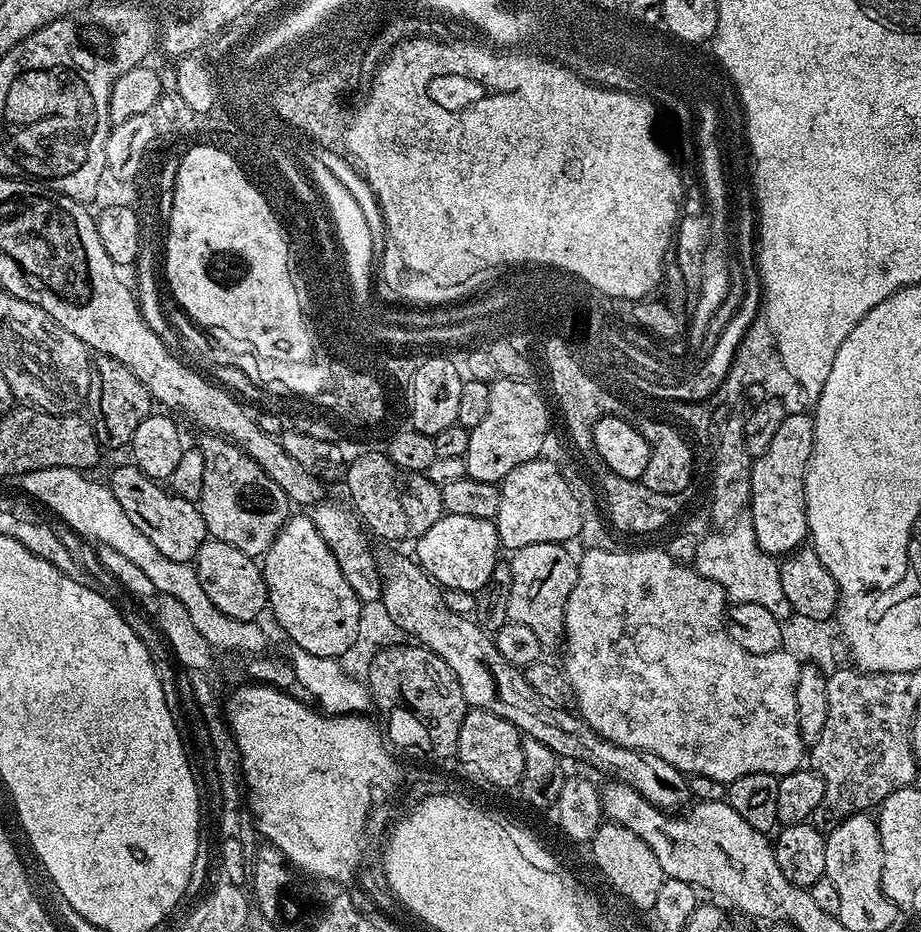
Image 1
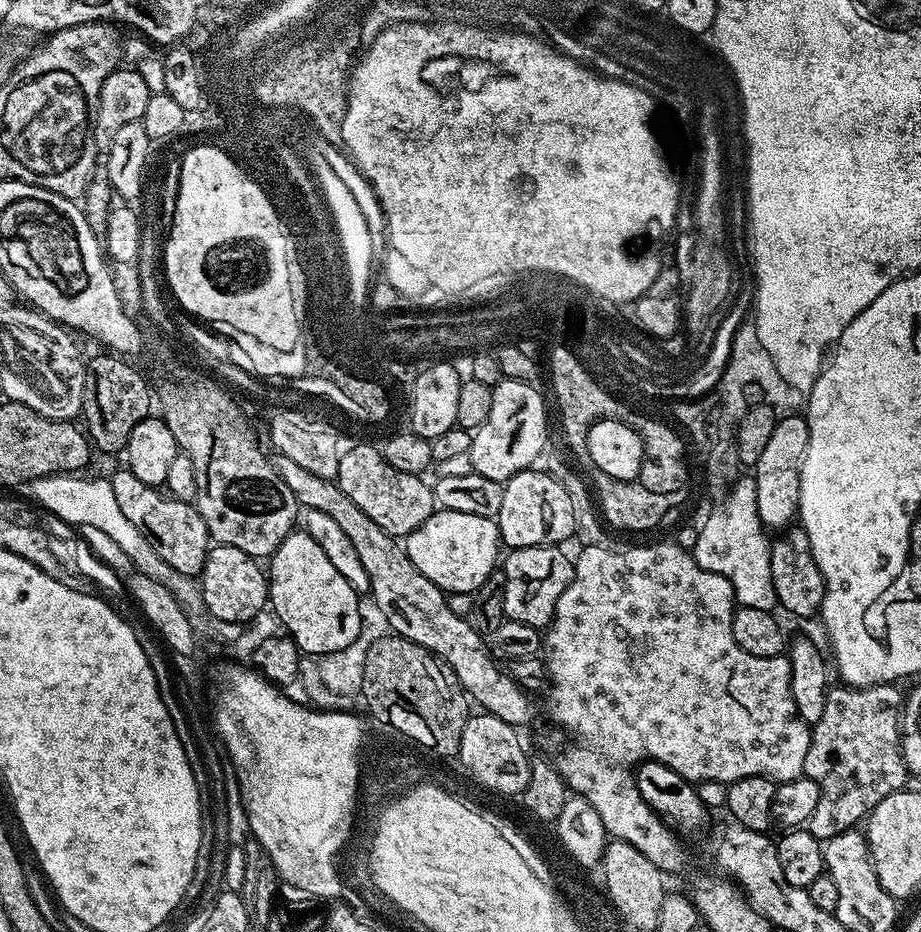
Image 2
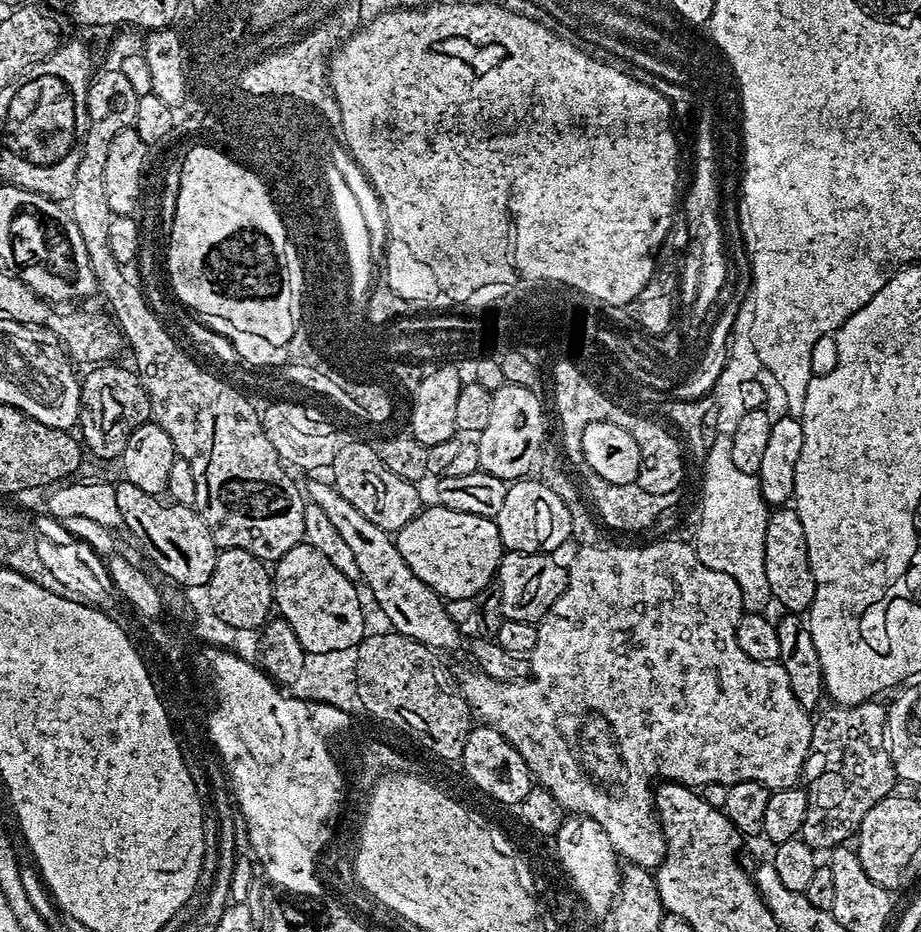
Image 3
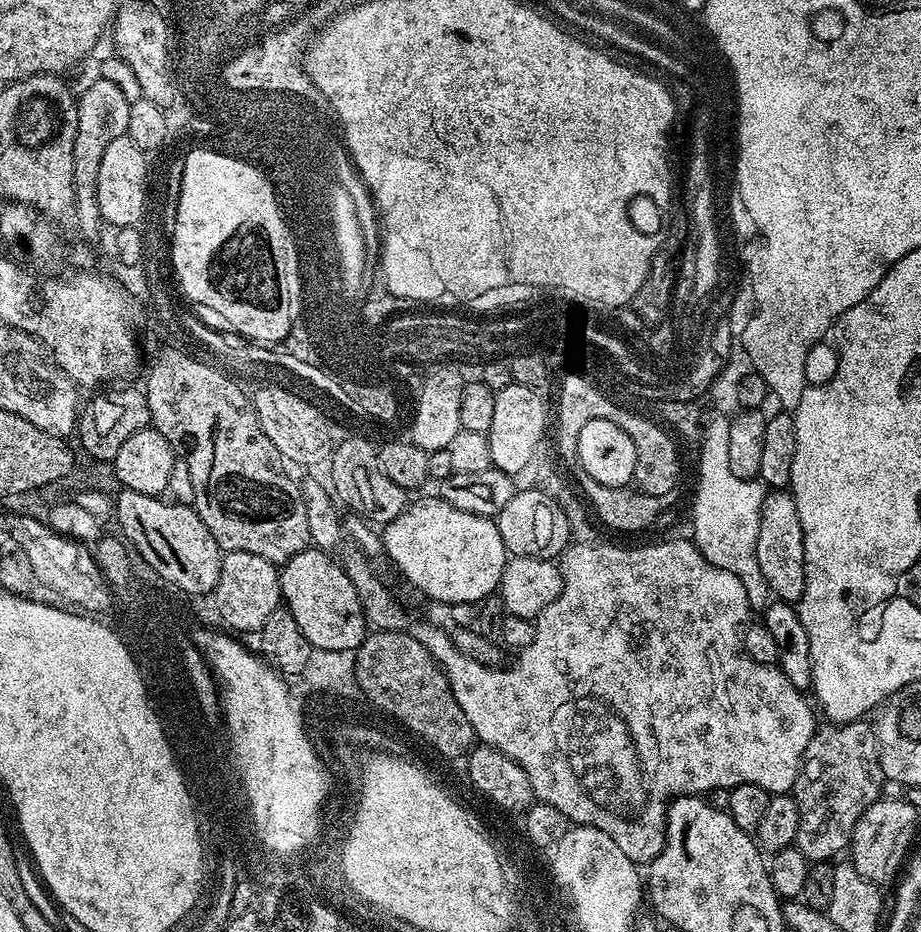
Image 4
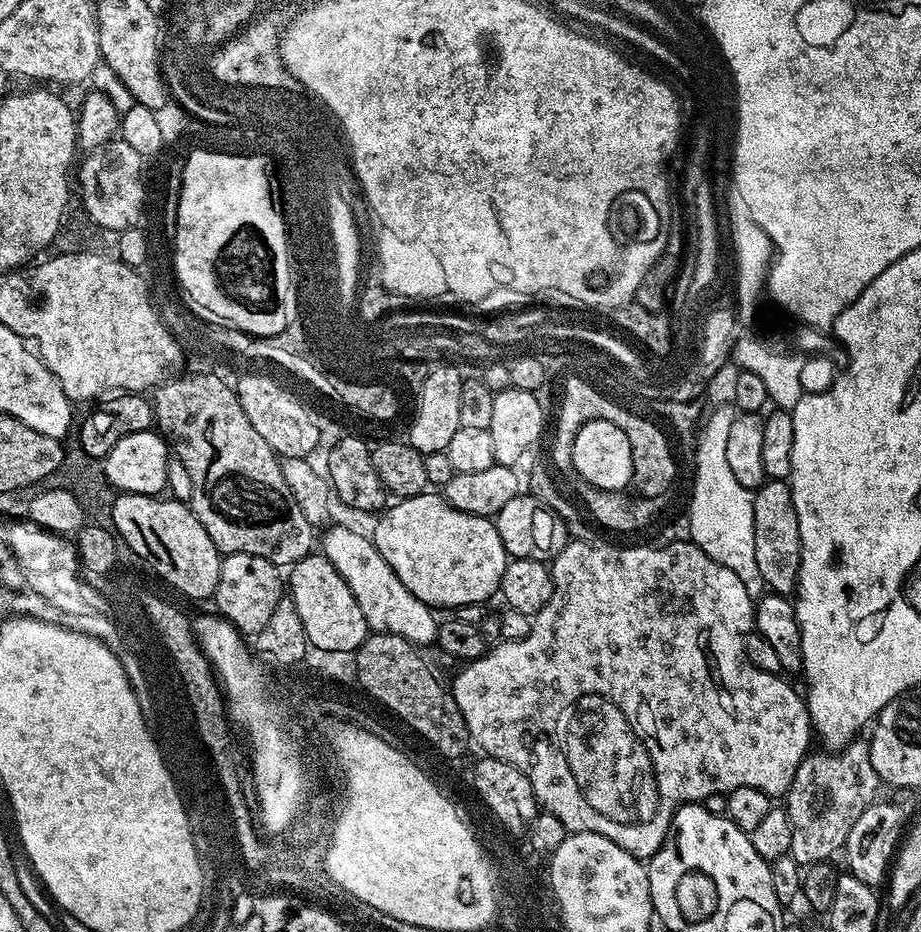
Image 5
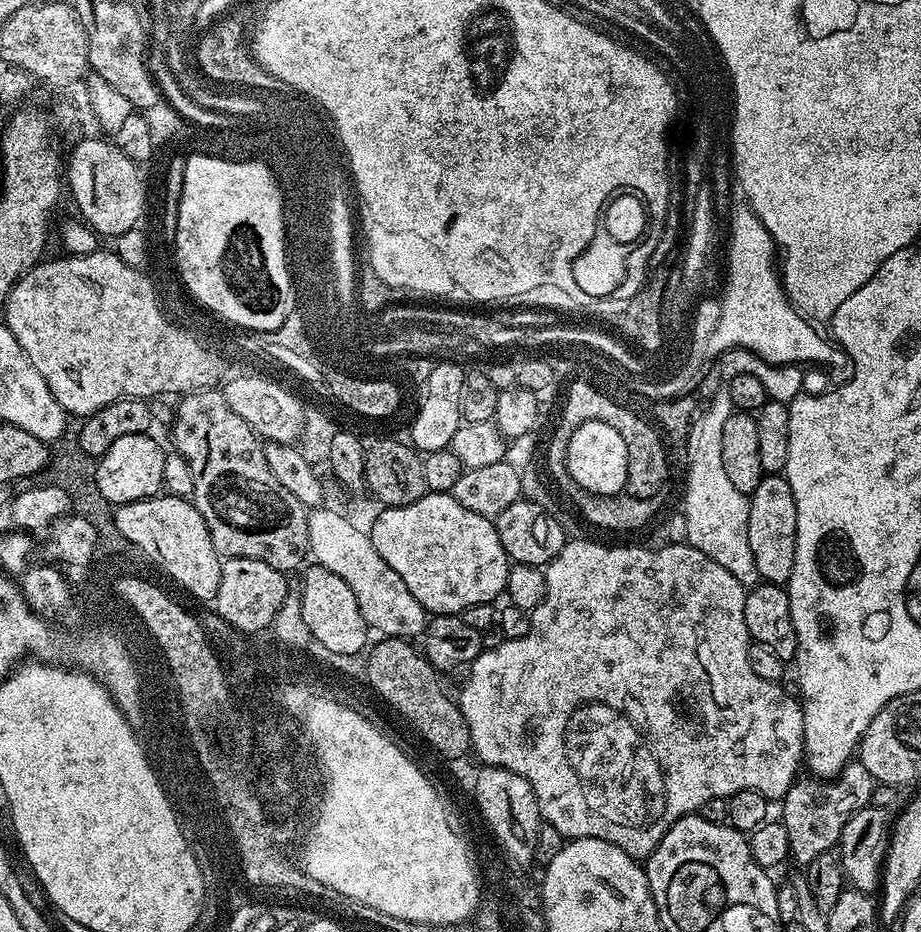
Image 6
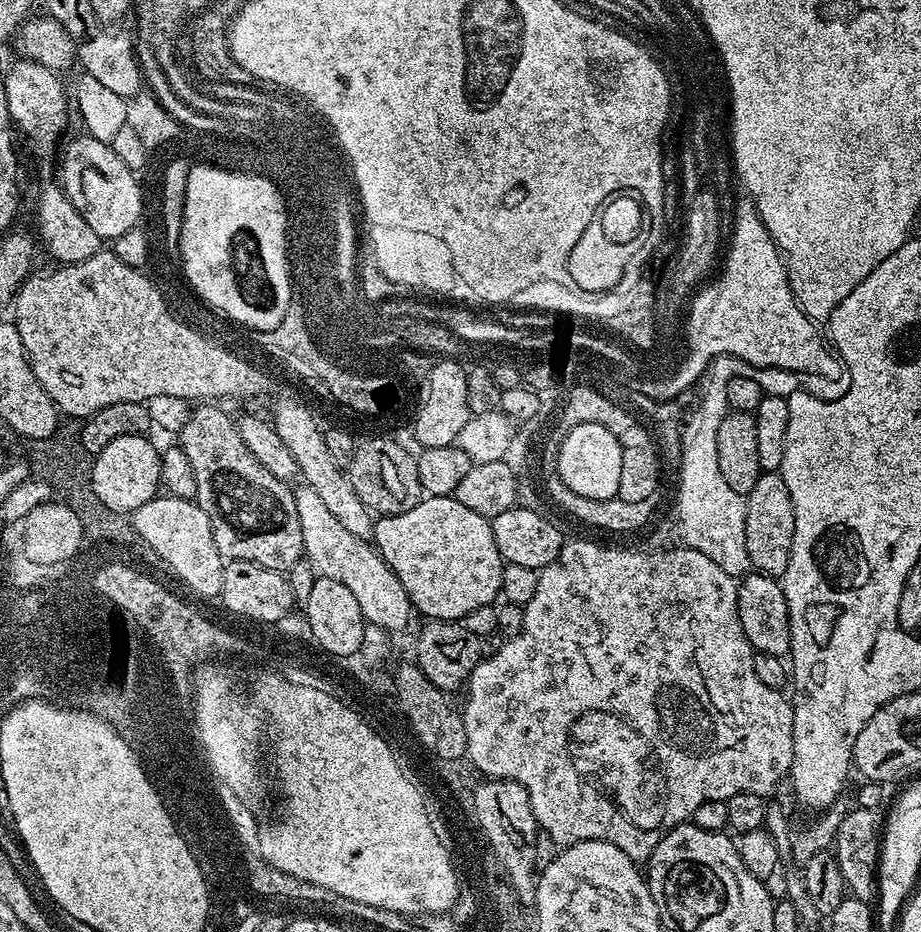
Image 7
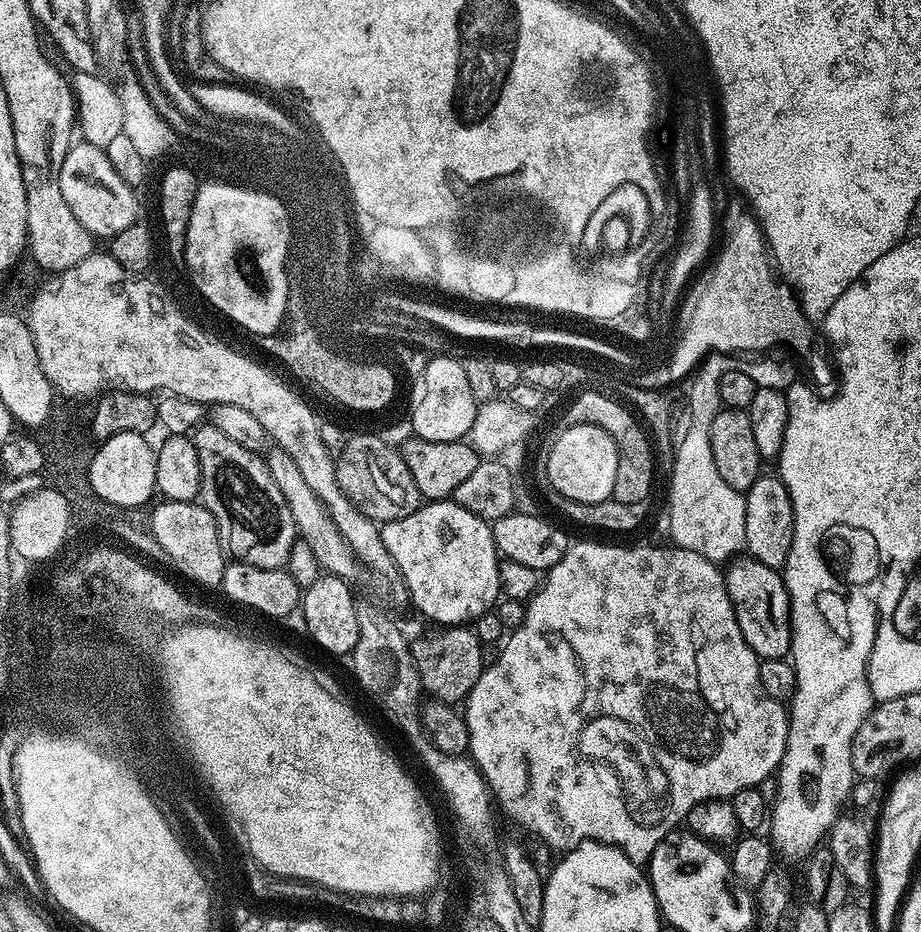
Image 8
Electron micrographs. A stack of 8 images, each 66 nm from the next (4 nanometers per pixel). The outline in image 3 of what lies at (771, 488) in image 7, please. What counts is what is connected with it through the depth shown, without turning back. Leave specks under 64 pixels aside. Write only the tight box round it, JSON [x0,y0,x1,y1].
[766,506,814,614]

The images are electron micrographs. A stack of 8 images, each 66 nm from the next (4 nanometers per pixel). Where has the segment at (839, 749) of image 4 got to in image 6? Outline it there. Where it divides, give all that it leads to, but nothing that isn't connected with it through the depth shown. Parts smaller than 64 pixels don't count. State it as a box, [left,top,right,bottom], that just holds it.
[778,762,874,866]

